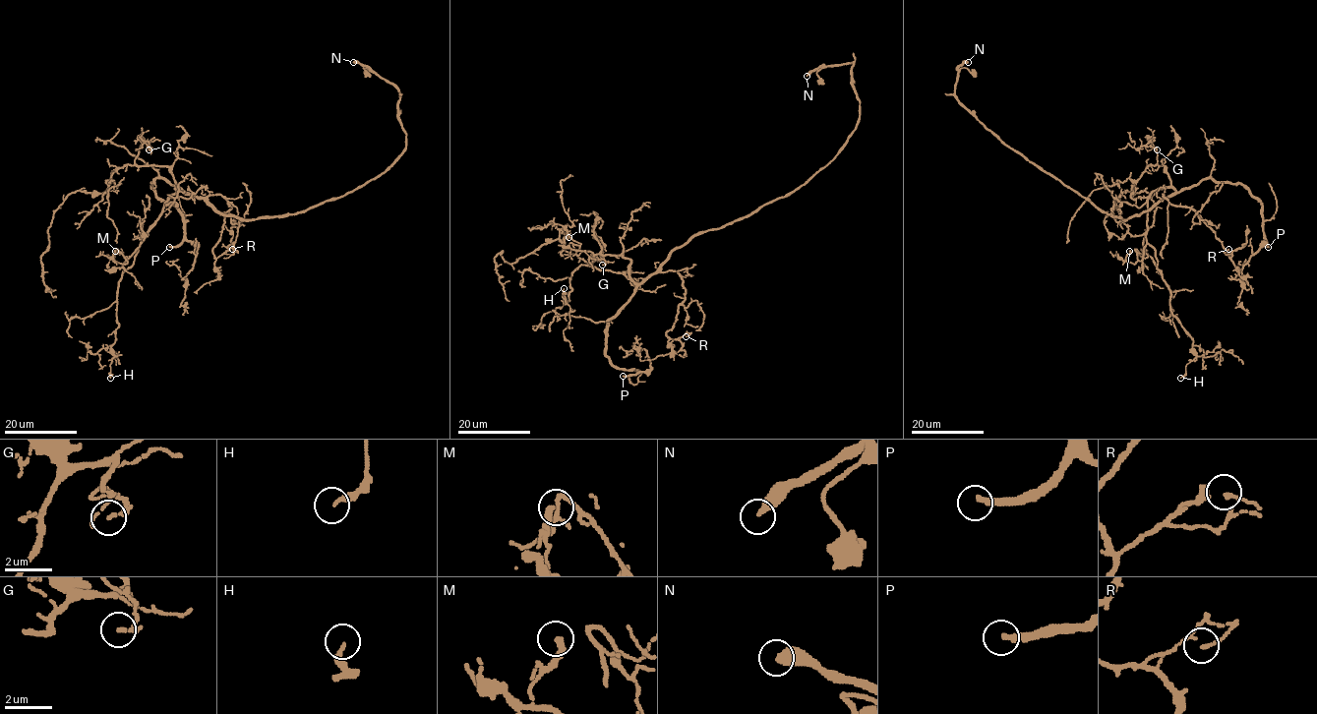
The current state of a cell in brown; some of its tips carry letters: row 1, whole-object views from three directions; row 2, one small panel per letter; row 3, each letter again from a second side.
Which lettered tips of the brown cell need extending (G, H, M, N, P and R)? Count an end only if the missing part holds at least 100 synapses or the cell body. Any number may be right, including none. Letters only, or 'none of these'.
N, P

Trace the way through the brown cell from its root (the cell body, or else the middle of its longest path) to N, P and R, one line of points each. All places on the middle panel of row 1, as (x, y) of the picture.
N: (688, 243), (788, 196), (844, 145), (859, 117), (853, 63), (822, 65), (807, 76)
P: (688, 243), (678, 246), (607, 323), (606, 355), (609, 361), (617, 367), (636, 371), (623, 376)
R: (688, 243), (678, 246), (660, 268), (675, 270), (685, 290), (666, 334), (686, 336)

